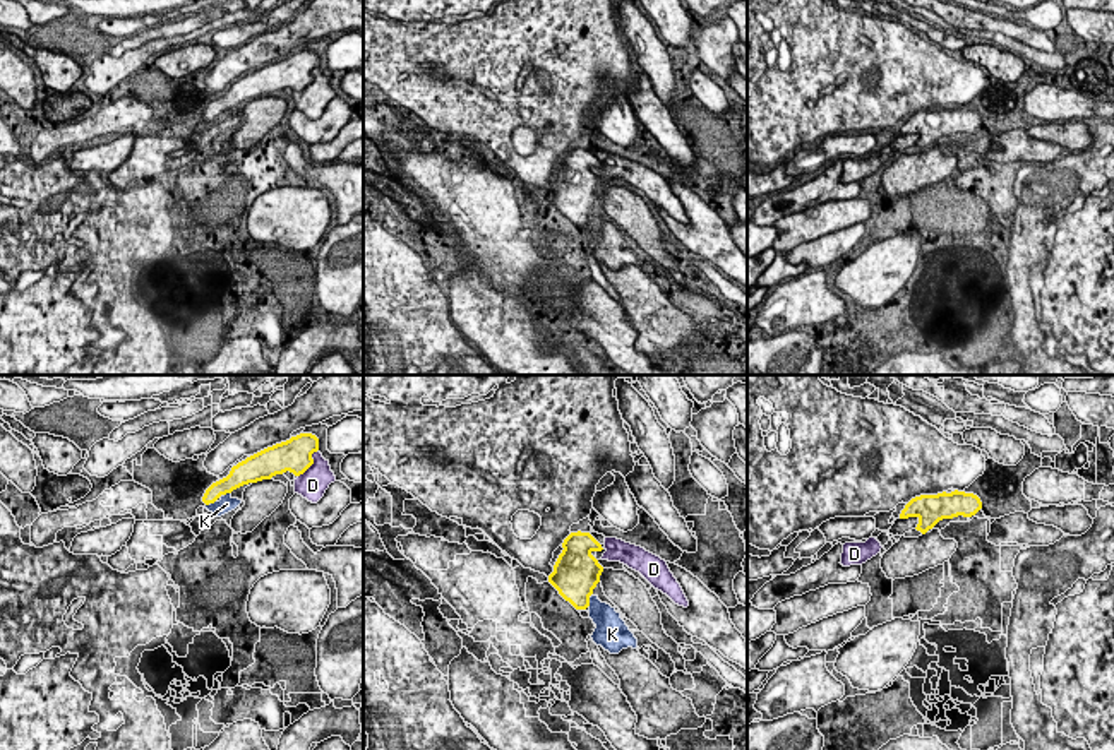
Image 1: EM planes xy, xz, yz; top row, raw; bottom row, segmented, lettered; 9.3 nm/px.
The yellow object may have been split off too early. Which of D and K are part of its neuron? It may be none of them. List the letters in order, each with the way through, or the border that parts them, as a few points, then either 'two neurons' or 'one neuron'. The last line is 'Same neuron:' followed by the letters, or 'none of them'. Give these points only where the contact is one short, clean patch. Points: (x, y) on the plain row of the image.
D: two neurons
K: two neurons
Same neuron: none of them

